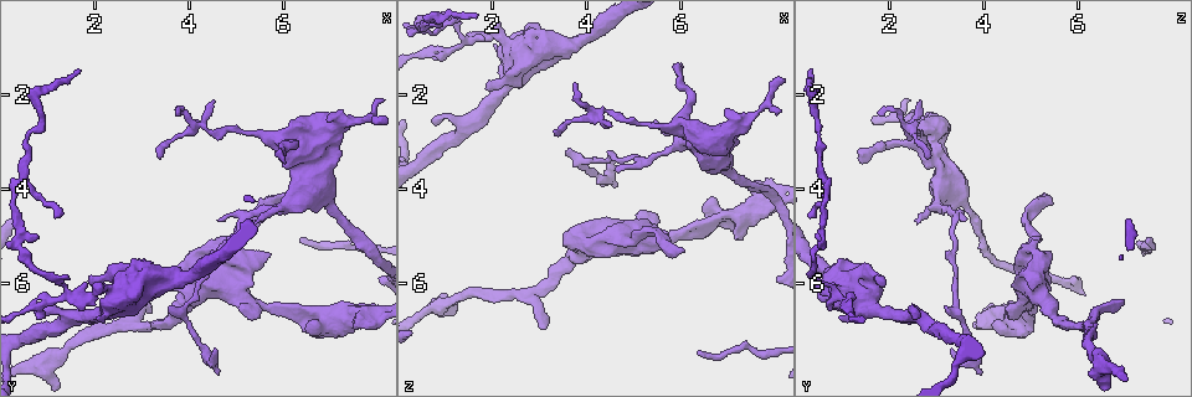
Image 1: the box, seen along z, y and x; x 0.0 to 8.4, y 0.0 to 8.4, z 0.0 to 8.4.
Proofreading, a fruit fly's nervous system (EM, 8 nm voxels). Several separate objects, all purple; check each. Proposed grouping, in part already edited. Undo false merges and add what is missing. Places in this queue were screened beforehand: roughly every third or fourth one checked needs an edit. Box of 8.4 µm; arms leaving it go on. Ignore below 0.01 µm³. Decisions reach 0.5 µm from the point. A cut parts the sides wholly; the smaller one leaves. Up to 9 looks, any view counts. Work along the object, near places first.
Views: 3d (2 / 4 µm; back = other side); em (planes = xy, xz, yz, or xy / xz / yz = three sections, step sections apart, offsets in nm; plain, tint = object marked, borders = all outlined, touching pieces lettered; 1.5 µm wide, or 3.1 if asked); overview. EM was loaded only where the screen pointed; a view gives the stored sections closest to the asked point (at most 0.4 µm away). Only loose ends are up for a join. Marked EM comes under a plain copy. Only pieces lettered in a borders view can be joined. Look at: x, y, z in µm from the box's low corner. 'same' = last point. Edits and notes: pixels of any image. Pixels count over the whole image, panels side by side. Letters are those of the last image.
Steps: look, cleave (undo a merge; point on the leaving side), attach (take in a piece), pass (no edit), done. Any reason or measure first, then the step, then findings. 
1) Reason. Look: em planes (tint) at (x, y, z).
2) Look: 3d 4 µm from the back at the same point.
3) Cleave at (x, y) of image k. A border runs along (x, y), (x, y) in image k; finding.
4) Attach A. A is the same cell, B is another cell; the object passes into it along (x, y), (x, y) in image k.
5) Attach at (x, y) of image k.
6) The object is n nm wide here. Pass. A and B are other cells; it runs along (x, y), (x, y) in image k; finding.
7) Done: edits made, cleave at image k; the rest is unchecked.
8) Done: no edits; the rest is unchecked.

An open end. Look: 3d 4 µm at (1.90, 6.00, 1.90).

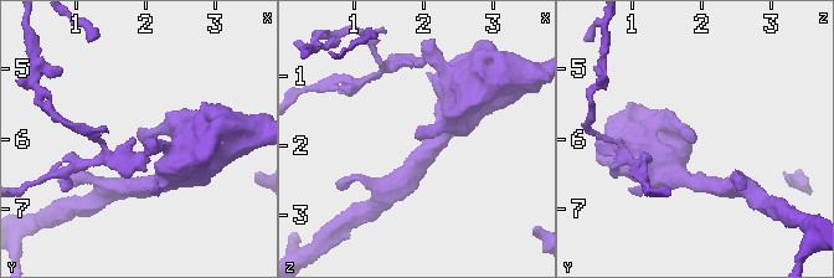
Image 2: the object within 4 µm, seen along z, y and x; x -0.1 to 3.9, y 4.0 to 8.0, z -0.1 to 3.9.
Now the EM. Look: em xy step 8 (tint) at (1.90, 6.00, 1.90).

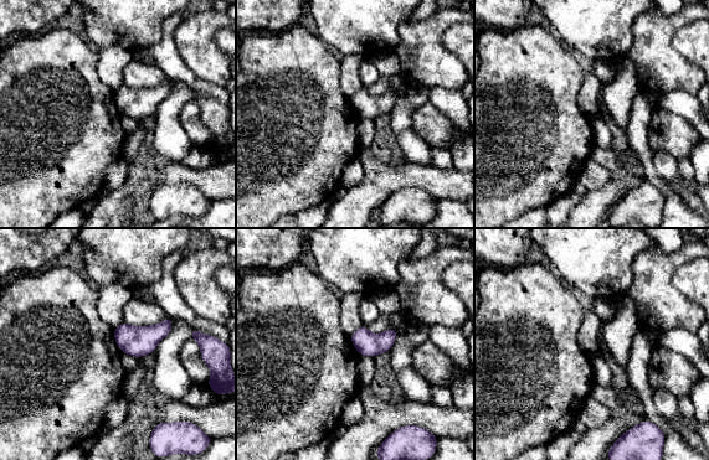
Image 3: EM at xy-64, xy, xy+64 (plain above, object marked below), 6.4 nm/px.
Look: em xy step 8 (borders) at the same point.

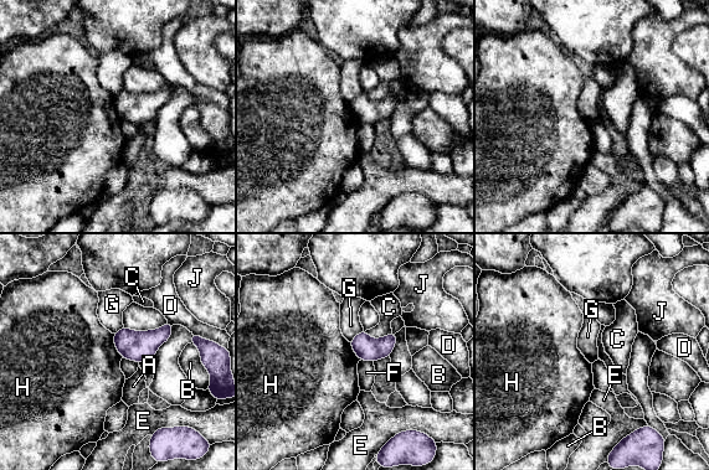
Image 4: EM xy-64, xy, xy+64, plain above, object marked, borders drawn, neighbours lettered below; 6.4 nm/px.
The longest contact is with C, 180 nm. Pass. A, B, C, D, E, F, G, H and J are other cells; none of them fits.

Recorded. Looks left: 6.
Stops while still wide. Look: 3d 2 µm from the back at (3.05, 5.70, 0.65).

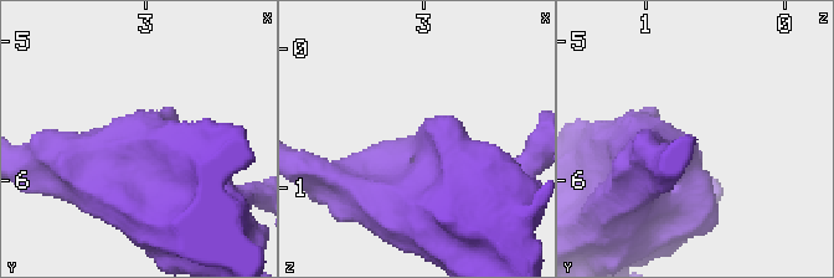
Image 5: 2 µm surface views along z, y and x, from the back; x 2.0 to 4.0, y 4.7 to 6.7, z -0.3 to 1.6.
Now the EM. Look: em planes (borders) at the same point.

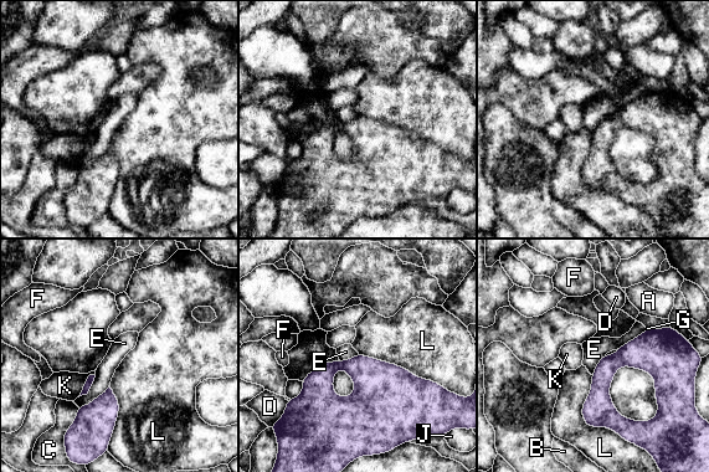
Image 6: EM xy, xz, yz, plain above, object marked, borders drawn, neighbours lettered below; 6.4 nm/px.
Pass. A, B, C, D, E, F, G, J, K and L are other cells; no lettered piece goes on from it.

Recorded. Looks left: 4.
Free end. Look: 3d 4 µm at (5.95, 3.40, 1.40).

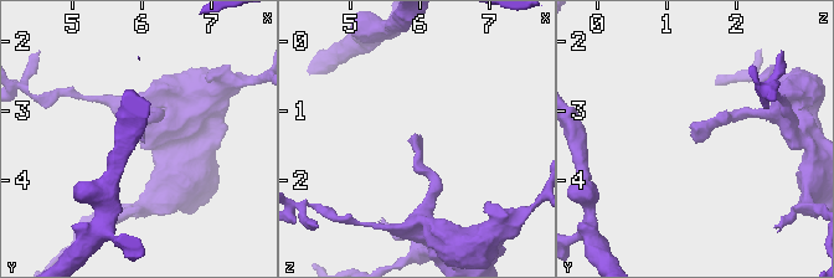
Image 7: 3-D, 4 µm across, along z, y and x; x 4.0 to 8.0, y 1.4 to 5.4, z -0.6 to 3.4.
Look: em planes (tint) at (5.95, 3.45, 1.40).

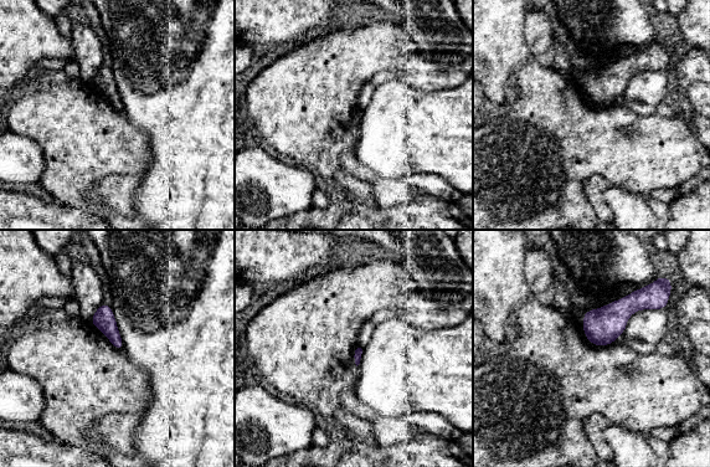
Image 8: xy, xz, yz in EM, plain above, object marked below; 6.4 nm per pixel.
Look: em planes (borders) at the same point.

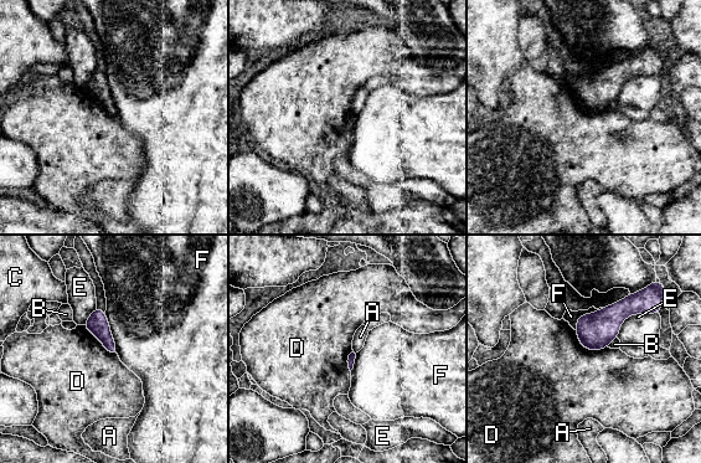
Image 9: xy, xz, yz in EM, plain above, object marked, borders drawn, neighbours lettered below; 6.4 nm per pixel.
Pass. A, B, C, D, E and F are other cells; no lettered piece goes on from it.

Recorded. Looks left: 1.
Branch stops here. Look: em planes (borders) at (3.15, 6.35, 7.00).

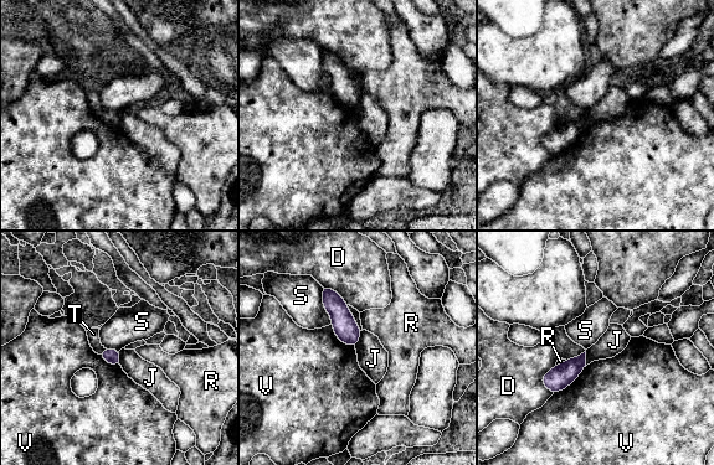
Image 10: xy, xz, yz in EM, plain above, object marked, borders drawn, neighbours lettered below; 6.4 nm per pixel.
Pass. D, J, R, S, T and V are other cells; a border runs along (363, 330), (355, 346) in image 10; none of them fits.

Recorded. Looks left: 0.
Done: no edits; the rest is unchecked.

